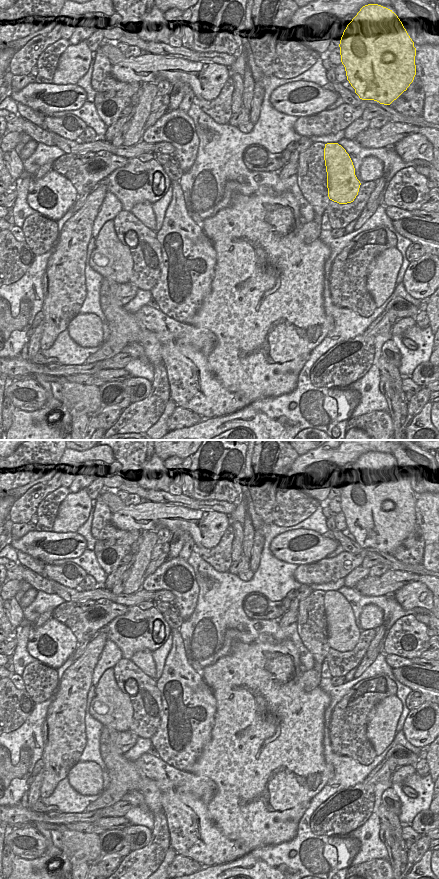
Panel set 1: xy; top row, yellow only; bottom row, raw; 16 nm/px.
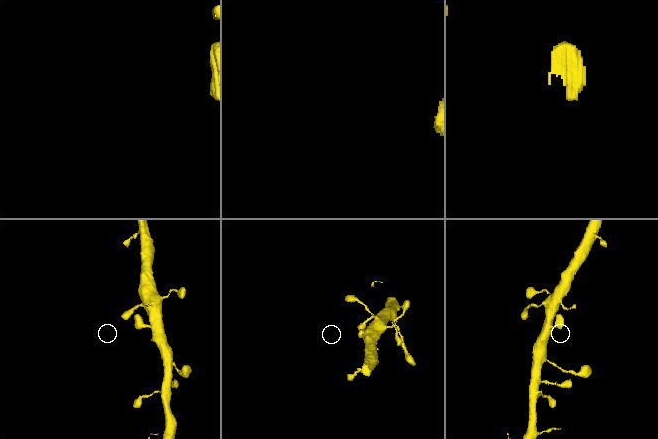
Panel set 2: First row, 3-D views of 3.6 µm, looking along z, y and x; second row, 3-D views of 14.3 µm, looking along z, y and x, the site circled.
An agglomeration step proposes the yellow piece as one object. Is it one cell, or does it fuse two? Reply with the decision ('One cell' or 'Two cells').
One cell

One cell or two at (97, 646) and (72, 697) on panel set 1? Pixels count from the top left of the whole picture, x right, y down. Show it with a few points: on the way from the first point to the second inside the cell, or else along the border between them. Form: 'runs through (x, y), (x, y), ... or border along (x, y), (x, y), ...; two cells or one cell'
runs through (89, 659), (82, 668), (75, 684); one cell

